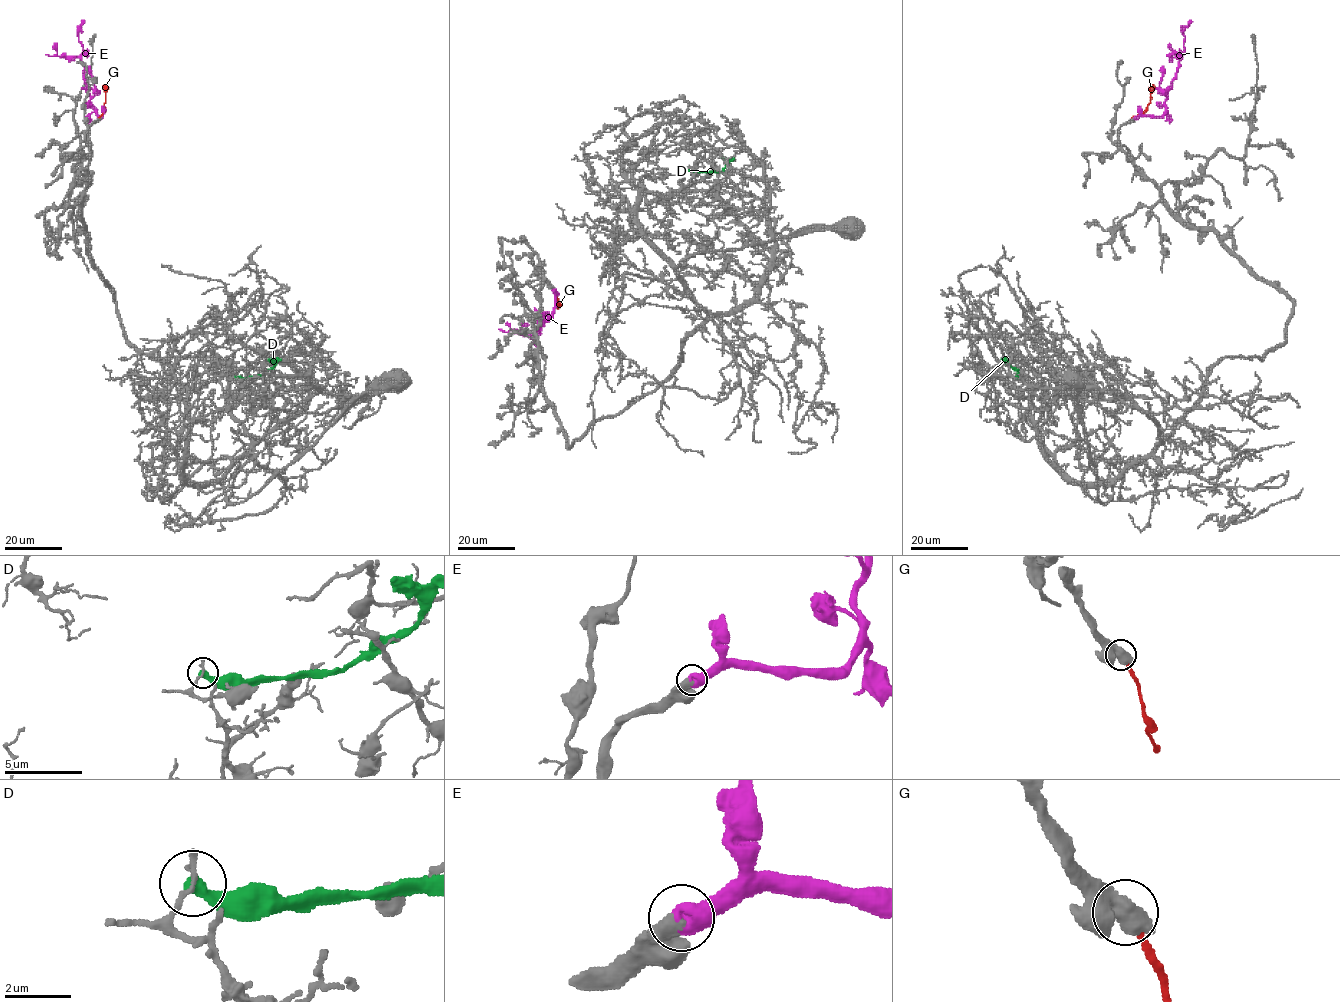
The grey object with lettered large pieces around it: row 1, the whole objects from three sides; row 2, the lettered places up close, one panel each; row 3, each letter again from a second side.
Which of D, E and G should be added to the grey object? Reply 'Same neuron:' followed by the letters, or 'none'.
Same neuron: E

